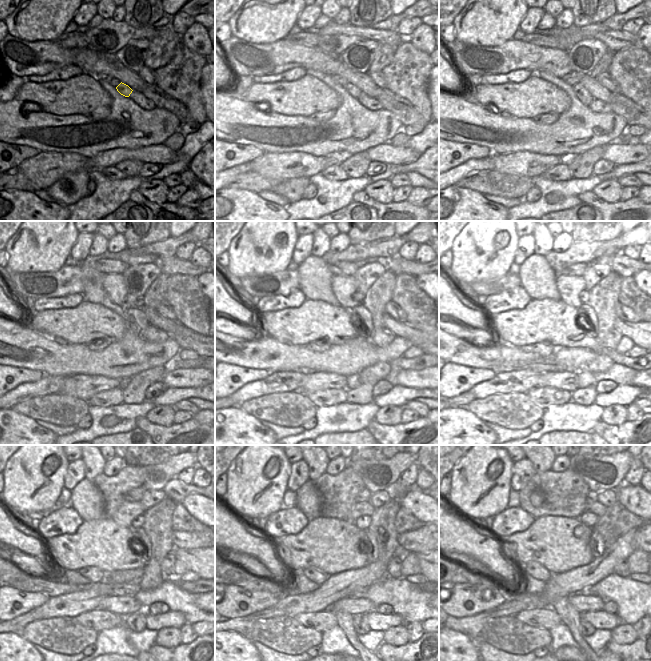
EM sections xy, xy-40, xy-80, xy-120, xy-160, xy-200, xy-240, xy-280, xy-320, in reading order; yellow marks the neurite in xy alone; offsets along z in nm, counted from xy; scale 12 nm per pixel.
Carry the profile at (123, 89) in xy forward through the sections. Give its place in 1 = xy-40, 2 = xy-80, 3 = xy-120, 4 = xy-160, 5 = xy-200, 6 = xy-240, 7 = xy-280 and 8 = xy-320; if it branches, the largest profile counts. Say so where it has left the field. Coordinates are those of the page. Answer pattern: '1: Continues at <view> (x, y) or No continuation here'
1: Continues at xy-40 (352, 89)
2: Continues at xy-80 (584, 96)
3: Continues at xy-120 (137, 322)
4: Continues at xy-160 (361, 317)
5: Continues at xy-200 (587, 320)
6: Continues at xy-240 (144, 548)
7: Continues at xy-280 (372, 550)
8: Continues at xy-320 (597, 545).

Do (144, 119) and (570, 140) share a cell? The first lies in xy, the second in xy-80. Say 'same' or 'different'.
same

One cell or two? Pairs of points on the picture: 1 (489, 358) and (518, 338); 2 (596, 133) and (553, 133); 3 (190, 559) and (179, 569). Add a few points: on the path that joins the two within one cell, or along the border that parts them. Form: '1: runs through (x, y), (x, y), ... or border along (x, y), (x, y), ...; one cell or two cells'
1: border along (492, 335), (504, 343), (520, 348); two cells
2: runs through (585, 133), (564, 133); one cell
3: border along (176, 559), (181, 560), (190, 570); two cells

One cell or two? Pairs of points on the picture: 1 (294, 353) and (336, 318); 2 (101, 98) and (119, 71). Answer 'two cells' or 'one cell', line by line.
1: two cells
2: two cells

